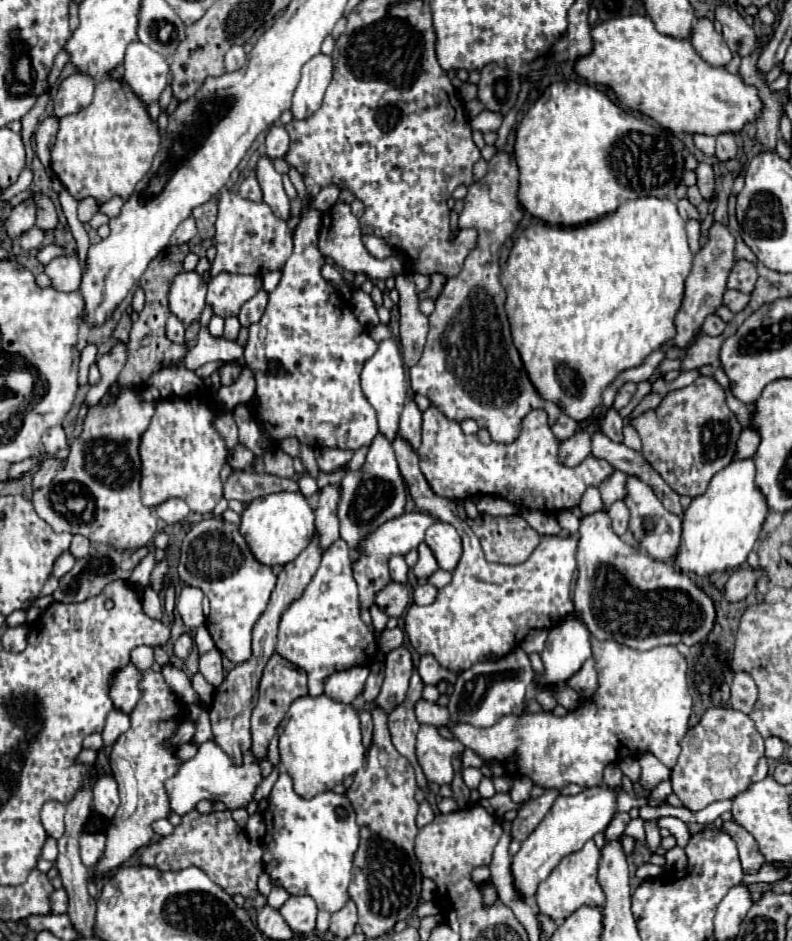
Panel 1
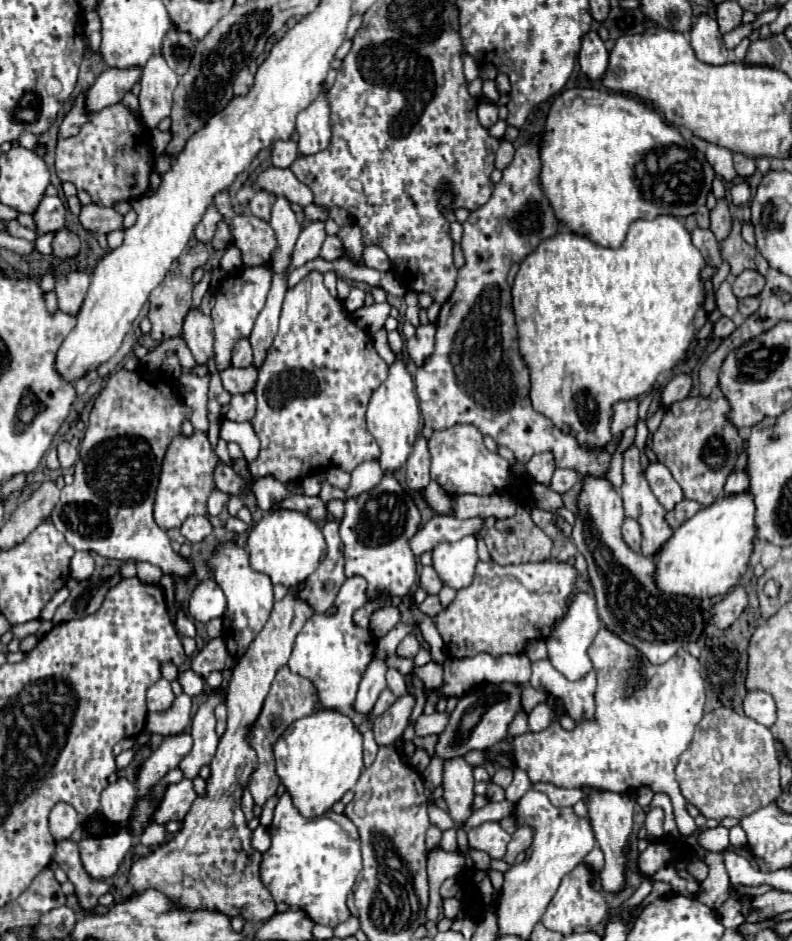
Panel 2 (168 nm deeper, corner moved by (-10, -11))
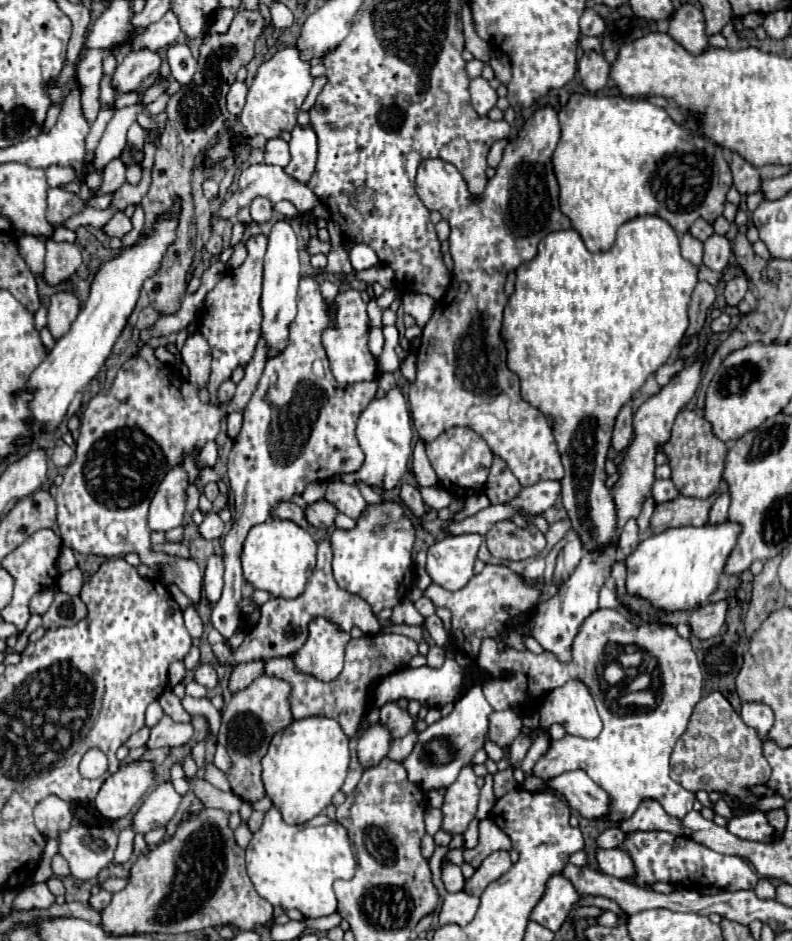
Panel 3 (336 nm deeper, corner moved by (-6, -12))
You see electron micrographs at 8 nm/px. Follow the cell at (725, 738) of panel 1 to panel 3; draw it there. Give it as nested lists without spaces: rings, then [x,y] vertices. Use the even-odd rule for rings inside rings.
[[[712,692],[694,708],[688,732],[674,746],[670,778],[694,794],[700,790],[728,794],[740,800],[742,810],[750,810],[760,800],[750,788],[766,784],[772,774],[762,752],[762,742],[762,736],[744,724],[744,720],[732,710],[730,702],[720,692]]]

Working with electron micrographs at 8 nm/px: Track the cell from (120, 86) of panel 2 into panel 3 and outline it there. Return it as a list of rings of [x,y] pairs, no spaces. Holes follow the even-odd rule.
[[[150,50],[130,52],[112,74],[112,88],[116,92],[134,92],[144,78],[156,74],[162,58]]]

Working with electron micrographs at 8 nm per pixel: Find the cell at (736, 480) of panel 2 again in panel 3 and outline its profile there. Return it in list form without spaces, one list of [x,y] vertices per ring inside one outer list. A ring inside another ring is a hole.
[[[724,492],[718,496],[718,500],[712,504],[712,512],[710,512],[710,520],[712,524],[720,522],[720,520],[726,520],[728,518],[728,508],[730,508],[730,494]]]

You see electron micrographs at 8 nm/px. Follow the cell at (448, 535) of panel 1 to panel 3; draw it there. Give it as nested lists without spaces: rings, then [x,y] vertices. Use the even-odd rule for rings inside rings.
[[[446,536],[428,548],[426,570],[446,590],[464,588],[474,576],[474,560],[482,536]]]

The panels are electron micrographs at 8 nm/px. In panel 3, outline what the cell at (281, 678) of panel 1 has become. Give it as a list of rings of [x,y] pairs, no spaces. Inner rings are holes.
[[[260,676],[256,678],[246,690],[236,692],[232,696],[228,708],[222,712],[222,726],[218,732],[218,742],[226,746],[232,758],[232,770],[228,774],[232,792],[238,794],[246,802],[258,802],[266,796],[264,782],[262,782],[262,766],[260,760],[268,750],[272,736],[286,726],[292,724],[294,716],[290,712],[290,694],[292,686],[276,676]]]

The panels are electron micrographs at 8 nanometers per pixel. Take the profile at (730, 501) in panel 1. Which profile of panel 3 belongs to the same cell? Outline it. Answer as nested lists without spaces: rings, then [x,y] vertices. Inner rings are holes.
[[[724,520],[720,524],[682,526],[670,528],[662,534],[654,534],[640,542],[636,552],[626,558],[628,576],[626,588],[636,596],[652,600],[664,610],[692,610],[706,602],[710,594],[718,590],[720,576],[724,574],[726,560],[734,550],[742,524]]]

